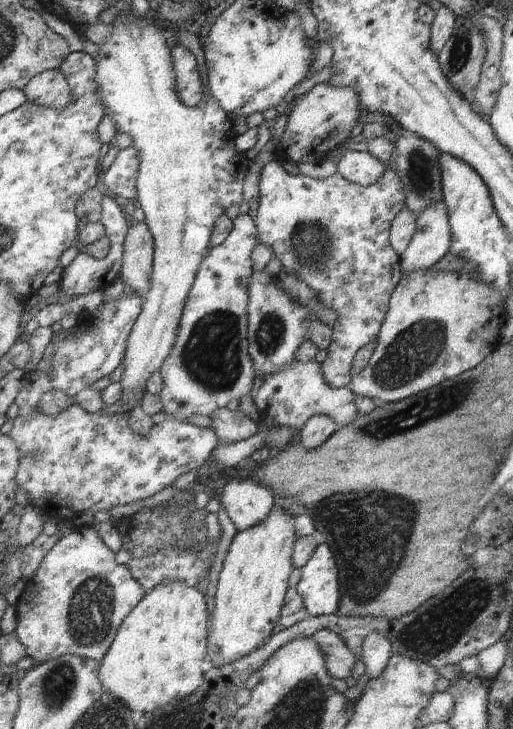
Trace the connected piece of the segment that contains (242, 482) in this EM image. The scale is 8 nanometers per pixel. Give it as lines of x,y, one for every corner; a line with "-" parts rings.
236,477
228,482
220,492
220,502
225,505
227,513
238,531
245,531
271,516
276,508
276,496
274,490
253,477

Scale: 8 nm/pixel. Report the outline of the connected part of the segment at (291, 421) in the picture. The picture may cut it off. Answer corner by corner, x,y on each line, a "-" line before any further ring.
296,360
286,369
266,378
254,401
262,412
268,412
280,425
292,426
302,431
310,418
319,415
332,417
341,427
352,424
362,414
356,399
351,386
337,389
325,381
322,362
314,360
303,363

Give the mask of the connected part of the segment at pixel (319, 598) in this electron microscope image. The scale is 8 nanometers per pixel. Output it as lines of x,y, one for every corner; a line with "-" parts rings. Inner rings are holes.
328,542
321,544
312,560
301,570
301,581
297,586
314,617
338,615
343,602
340,584
340,567
335,551

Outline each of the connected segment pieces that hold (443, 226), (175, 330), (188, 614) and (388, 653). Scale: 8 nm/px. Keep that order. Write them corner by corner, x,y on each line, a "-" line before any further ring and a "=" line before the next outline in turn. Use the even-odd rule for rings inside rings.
445,198
432,201
417,221
416,236
410,248
402,255
401,265
405,274
431,269
452,251
451,214
=
129,10
120,14
113,24
117,27
112,38
100,46
100,54
96,57
99,62
97,81
107,104
107,114
115,118
120,131
134,137
135,145
140,149
142,164
138,202
145,211
146,222
151,226
156,241
153,287
145,298
143,313
132,331
124,364
126,372
122,376
126,387
124,402
134,410
148,393
146,384
150,376
156,370
161,370
174,350
187,300
204,259
212,250
212,224
226,214
227,207
247,202
245,185
254,162
247,153
239,150
233,117
219,102
212,102
208,108
199,108
188,106
180,100
173,52
156,21
136,18
=
181,581
161,584
148,592
124,621
111,652
101,662
102,682
132,710
156,712
200,690
209,666
210,636
210,610
204,590
=
373,632
365,638
365,655
362,660
370,679
377,679
385,673
395,652
393,640
381,632

